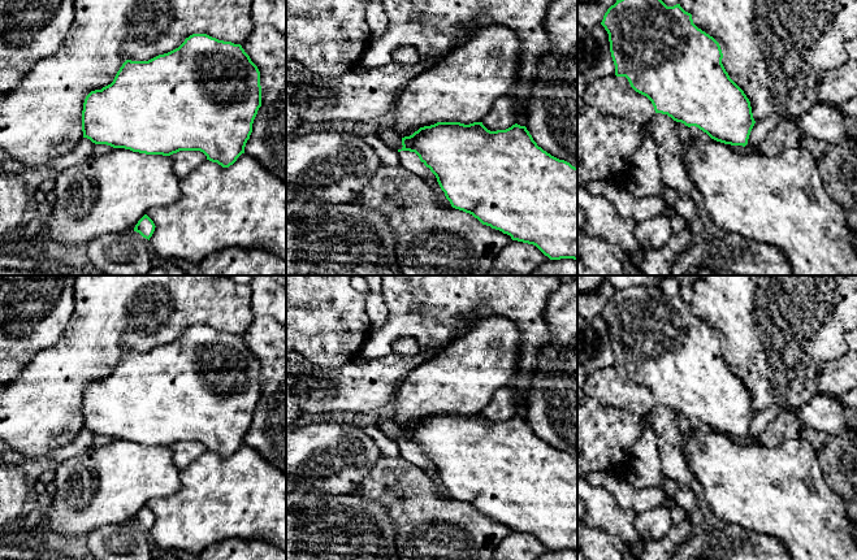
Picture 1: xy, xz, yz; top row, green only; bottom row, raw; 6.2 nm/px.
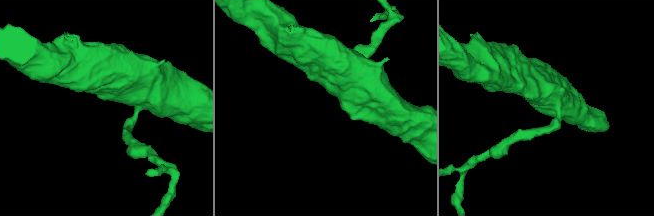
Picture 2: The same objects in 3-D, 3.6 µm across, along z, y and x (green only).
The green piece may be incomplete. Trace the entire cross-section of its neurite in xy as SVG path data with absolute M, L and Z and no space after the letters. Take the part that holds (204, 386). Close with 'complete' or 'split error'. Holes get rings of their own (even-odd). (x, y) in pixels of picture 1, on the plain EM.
M192 325L178 339L148 352L126 351L111 375L86 387L82 422L83 429L95 435L146 446L170 447L179 442L200 442L207 451L229 459L244 444L260 398L260 363L242 337L207 325Z; complete

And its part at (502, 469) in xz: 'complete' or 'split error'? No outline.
complete

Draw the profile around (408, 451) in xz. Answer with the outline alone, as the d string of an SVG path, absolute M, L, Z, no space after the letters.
M401 442L399 443L401 456L410 461L414 465L421 468L432 479L436 487L436 492L442 499L450 499L451 495L446 490L445 483L441 481L436 466L430 463L429 459L420 452L419 447L415 443Z

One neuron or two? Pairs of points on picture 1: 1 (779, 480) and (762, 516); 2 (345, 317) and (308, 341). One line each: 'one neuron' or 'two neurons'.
1: one neuron
2: one neuron

